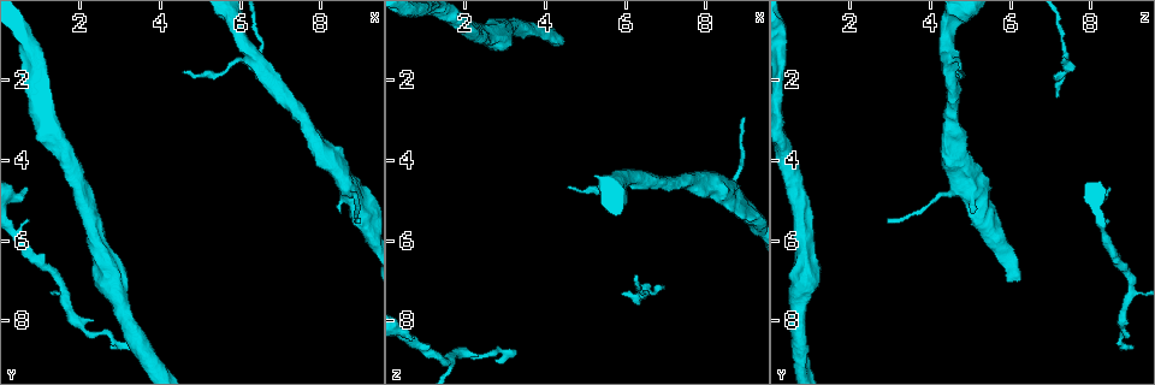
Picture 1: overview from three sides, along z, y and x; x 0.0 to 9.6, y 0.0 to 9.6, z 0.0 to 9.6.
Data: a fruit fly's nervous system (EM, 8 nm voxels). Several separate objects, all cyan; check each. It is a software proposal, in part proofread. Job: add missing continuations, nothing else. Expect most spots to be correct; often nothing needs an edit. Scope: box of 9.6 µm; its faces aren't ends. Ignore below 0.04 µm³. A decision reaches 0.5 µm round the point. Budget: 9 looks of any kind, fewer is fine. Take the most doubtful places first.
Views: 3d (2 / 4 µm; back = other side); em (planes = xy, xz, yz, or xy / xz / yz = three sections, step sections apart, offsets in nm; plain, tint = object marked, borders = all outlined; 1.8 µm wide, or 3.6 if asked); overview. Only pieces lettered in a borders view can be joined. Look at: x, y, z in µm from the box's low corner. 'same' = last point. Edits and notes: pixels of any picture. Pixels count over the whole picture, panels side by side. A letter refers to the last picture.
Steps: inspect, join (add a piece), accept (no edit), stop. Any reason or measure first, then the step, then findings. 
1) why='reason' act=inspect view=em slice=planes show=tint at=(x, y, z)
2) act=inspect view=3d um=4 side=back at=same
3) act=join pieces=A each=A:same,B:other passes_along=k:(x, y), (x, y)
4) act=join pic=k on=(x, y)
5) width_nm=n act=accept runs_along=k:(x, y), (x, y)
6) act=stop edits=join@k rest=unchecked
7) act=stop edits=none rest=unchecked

why='tapers out' act=inspect view=em slice=planes show=borders at=(2.70, 8.70, 9.05)

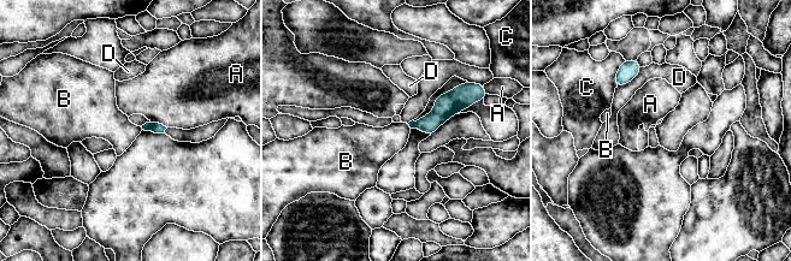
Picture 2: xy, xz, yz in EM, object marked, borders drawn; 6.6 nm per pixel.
act=accept each=A:other,B:other,C:other,D:other border=2:(407, 124), (411, 128) found='none of them fits'

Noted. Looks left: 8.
why='free end' act=inspect view=em slice=planes show=borders at=(4.55, 1.80, 4.60)

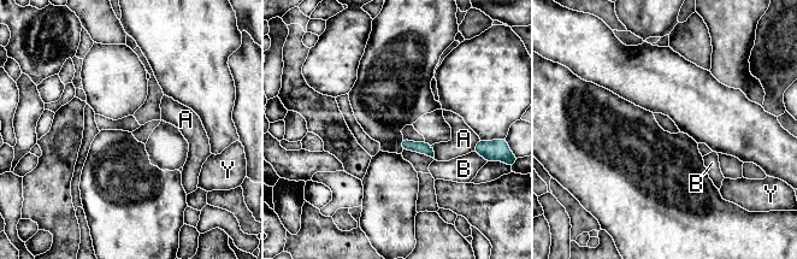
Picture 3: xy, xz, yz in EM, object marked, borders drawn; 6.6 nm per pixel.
act=accept each=A:other,B:other,Y:other border=3:(472, 151), (478, 154) found='none of them fits'

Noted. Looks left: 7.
act=inspect view=em slice=xz step=8 show=borders at=(9.00, 5.60, 3.00)

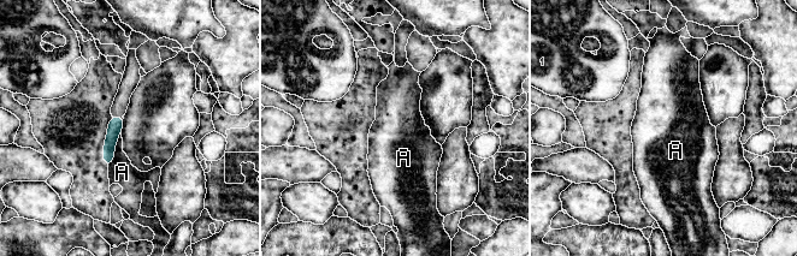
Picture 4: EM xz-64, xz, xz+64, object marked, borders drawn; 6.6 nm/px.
longest_contact=A:260nm act=accept each=A:other found='none of them fits'

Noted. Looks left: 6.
why='thick turns thin' act=inspect view=em slice=planes show=tint at=(1.55, 7.35, 9.00)

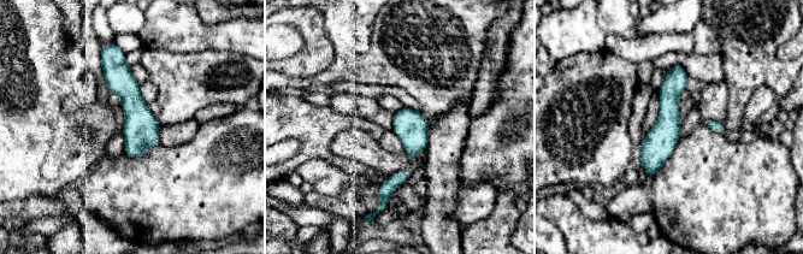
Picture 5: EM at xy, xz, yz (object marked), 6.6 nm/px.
act=inspect view=em slice=planes show=borders at=same

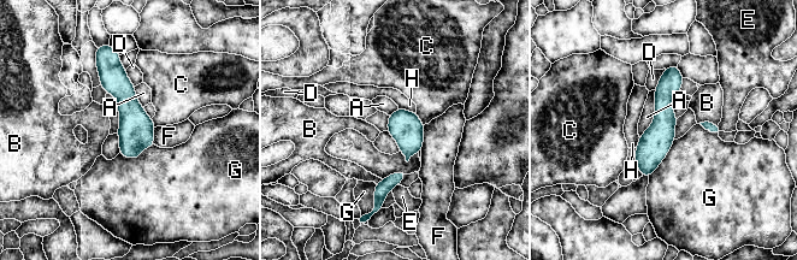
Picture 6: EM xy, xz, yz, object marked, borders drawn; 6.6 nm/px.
width_nm=220 longest_contact=A:340nm act=accept each=A:other,B:other,C:other,D:other,E:other,F:other,G:other,H:other found='no lettered piece goes on from it'

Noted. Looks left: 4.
act=stop edits=none rest=unchecked

